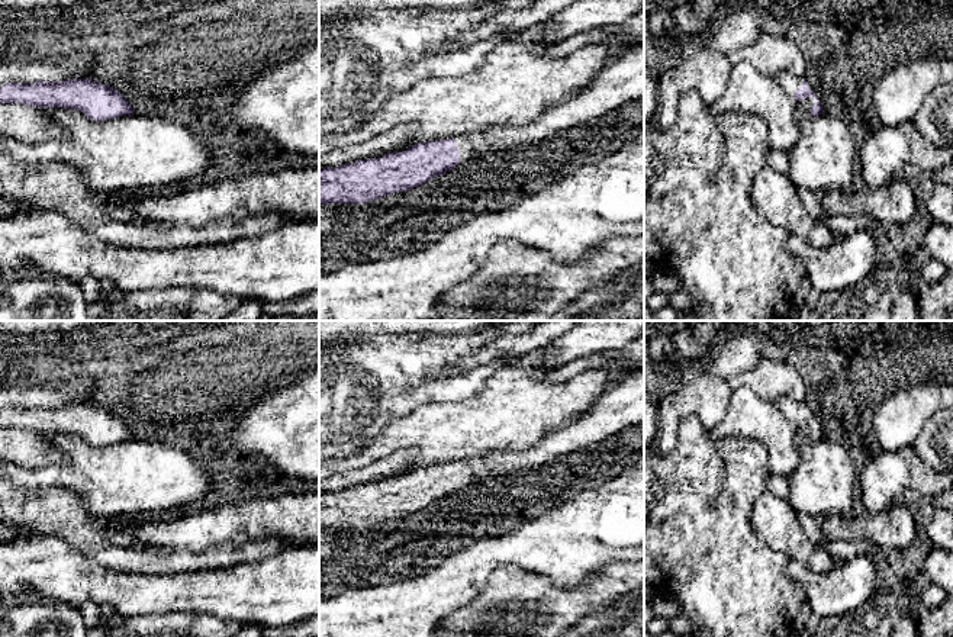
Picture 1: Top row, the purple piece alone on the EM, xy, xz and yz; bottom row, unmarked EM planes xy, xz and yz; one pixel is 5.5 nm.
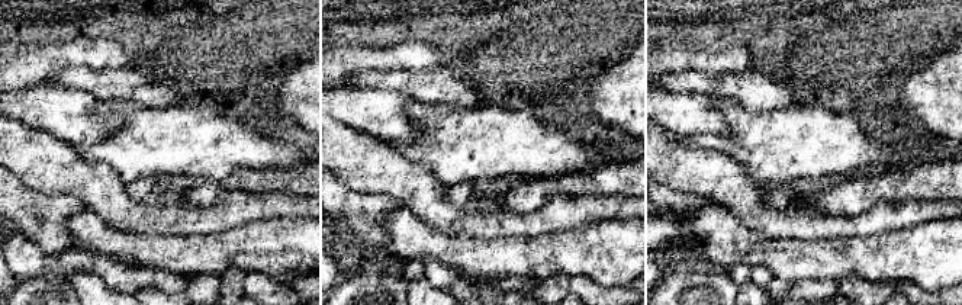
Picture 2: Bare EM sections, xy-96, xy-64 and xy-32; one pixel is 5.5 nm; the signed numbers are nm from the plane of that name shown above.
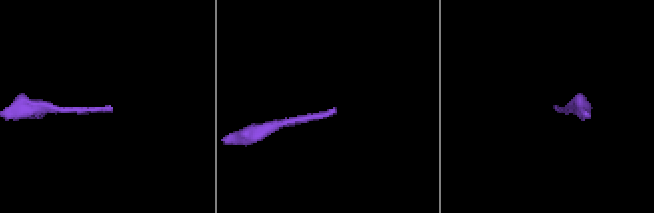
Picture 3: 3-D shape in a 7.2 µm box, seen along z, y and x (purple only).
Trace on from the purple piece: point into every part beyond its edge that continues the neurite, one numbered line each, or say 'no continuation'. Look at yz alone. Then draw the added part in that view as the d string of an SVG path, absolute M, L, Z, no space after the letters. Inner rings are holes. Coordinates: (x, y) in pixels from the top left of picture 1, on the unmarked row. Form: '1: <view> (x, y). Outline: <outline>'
1: yz (789, 407). Outline: M783 398L777 402L779 409L783 412L783 415L795 424L795 415L802 412L804 402L795 400L791 398ZM805 422L802 425L796 425L799 434L805 435L806 438L811 440L811 432L814 431L815 427L818 427L817 422ZM795 424L796 425L796 424Z

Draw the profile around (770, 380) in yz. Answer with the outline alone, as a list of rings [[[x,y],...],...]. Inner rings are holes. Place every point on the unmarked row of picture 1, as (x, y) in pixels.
[[[760,358],[757,364],[738,373],[733,386],[744,385],[766,402],[777,403],[783,398],[804,402],[808,387],[801,374],[788,364]]]

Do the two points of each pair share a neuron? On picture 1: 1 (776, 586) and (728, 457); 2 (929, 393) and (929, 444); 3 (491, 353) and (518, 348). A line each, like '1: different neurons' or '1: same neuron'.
1: same neuron
2: different neurons
3: same neuron

